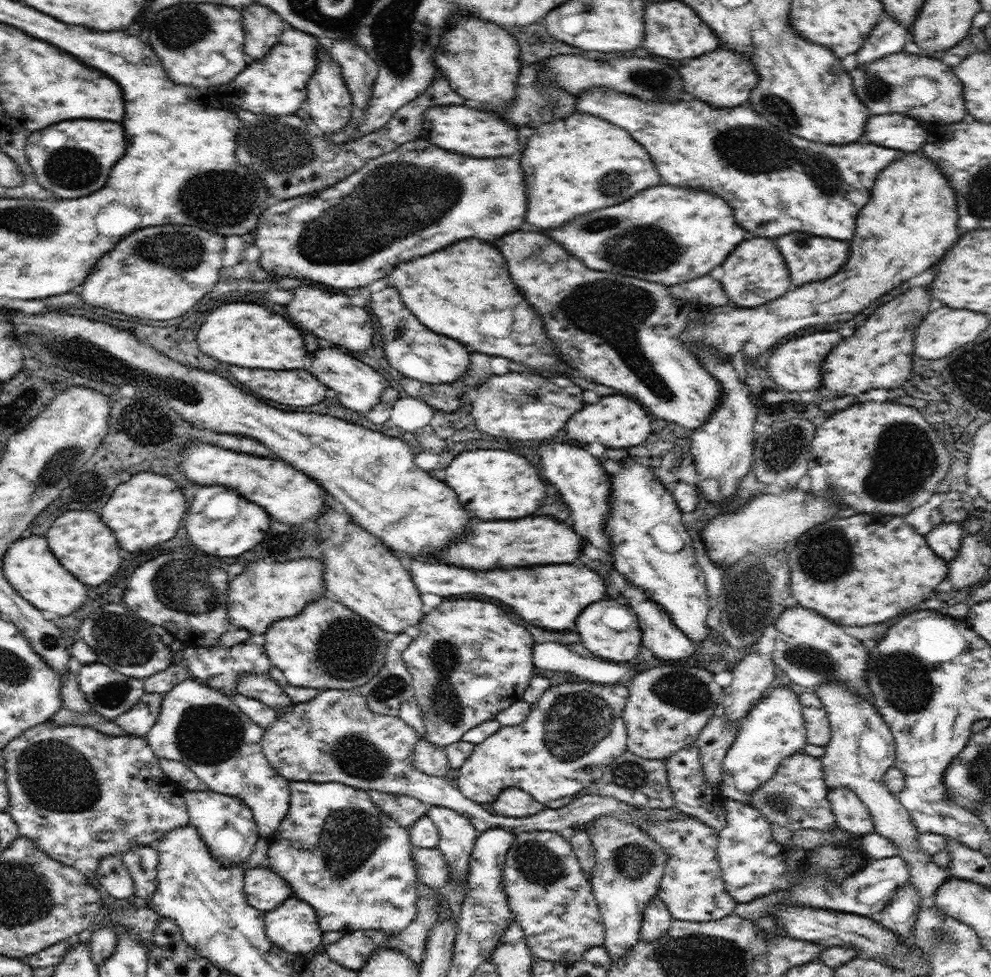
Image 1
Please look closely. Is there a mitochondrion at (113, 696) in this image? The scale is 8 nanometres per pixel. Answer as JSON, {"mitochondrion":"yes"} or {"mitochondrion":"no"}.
{"mitochondrion":"yes"}

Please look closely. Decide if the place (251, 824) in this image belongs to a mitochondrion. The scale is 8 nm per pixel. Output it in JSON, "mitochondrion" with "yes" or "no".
{"mitochondrion":"no"}

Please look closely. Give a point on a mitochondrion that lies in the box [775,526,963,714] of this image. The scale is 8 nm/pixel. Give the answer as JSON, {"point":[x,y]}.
{"point":[808,658]}

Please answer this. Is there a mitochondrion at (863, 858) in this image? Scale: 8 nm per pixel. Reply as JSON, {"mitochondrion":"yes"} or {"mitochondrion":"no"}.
{"mitochondrion":"no"}

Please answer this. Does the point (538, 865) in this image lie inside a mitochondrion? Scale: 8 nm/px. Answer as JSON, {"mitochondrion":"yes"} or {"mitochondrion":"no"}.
{"mitochondrion":"yes"}

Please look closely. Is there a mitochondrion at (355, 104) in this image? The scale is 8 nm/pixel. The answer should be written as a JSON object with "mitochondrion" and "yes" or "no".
{"mitochondrion":"no"}

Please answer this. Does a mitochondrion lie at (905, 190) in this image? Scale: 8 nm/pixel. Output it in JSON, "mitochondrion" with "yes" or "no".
{"mitochondrion":"no"}

